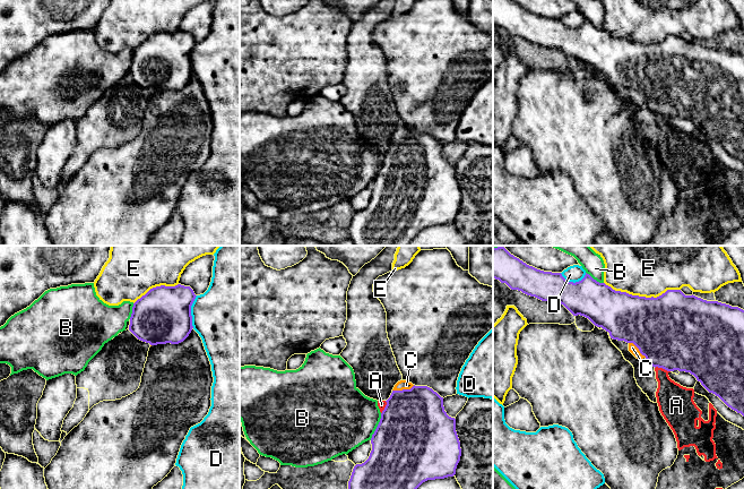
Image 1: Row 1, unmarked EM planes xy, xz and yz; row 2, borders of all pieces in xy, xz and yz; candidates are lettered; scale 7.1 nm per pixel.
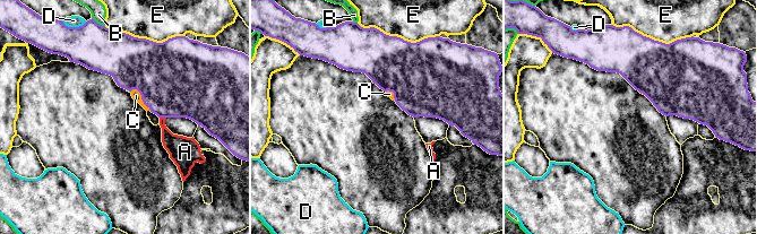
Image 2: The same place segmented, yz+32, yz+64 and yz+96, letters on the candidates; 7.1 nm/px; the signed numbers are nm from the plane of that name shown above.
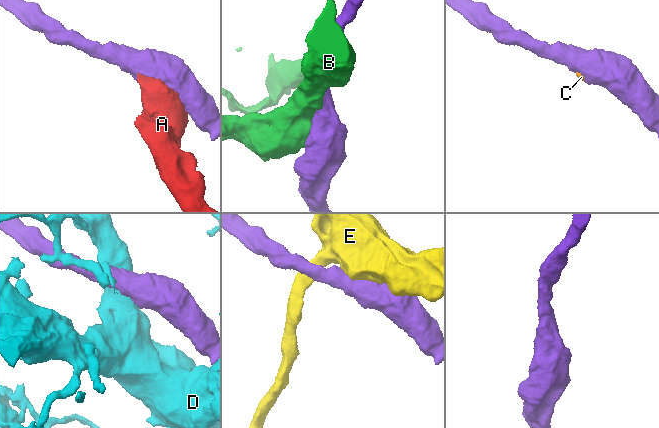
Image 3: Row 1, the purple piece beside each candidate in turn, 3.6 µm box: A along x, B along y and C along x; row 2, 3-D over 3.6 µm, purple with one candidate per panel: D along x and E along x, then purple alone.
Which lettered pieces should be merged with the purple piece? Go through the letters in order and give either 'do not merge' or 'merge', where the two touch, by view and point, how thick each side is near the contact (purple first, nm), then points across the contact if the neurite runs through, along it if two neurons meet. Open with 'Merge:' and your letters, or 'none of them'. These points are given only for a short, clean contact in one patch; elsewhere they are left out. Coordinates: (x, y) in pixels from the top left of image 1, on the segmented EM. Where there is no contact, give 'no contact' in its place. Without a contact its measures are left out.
Merge: C
A: do not merge; contact yz (663, 368); calibres 500 and 240 nm
B: do not merge; contact xz (377, 427); calibres 500 and 460 nm
C: merge; contact xz (403, 389); calibres 460 and 70 nm; way xz (414, 422), (403, 389), (400, 385)
D: do not merge; contact xy (190, 311); calibres 400 and 440 nm
E: do not merge; contact yz (642, 297); calibres 420 and 500 nm

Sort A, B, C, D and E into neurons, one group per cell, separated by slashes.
A / B / C / D / E

